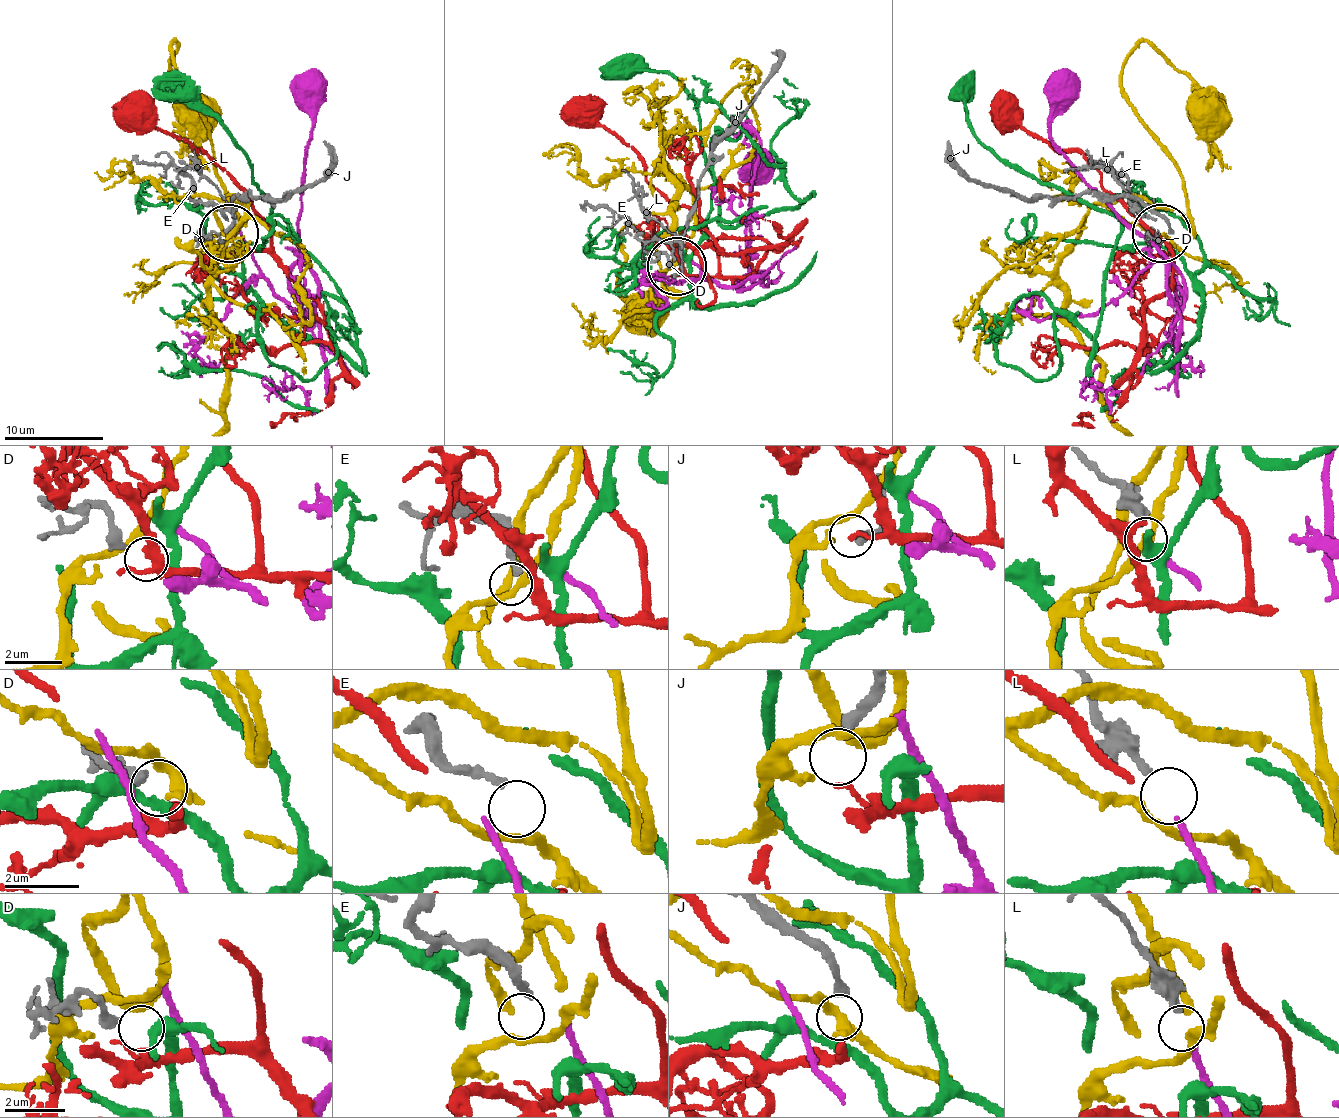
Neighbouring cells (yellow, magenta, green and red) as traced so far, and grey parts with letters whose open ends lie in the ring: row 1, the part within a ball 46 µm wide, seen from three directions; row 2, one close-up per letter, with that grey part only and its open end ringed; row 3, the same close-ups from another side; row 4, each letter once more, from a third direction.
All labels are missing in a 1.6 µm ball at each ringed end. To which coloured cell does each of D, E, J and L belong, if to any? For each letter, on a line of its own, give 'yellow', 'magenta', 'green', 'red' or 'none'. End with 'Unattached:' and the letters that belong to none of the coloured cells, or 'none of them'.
D: none
E: none
J: none
L: magenta
Unattached: D, E, J

